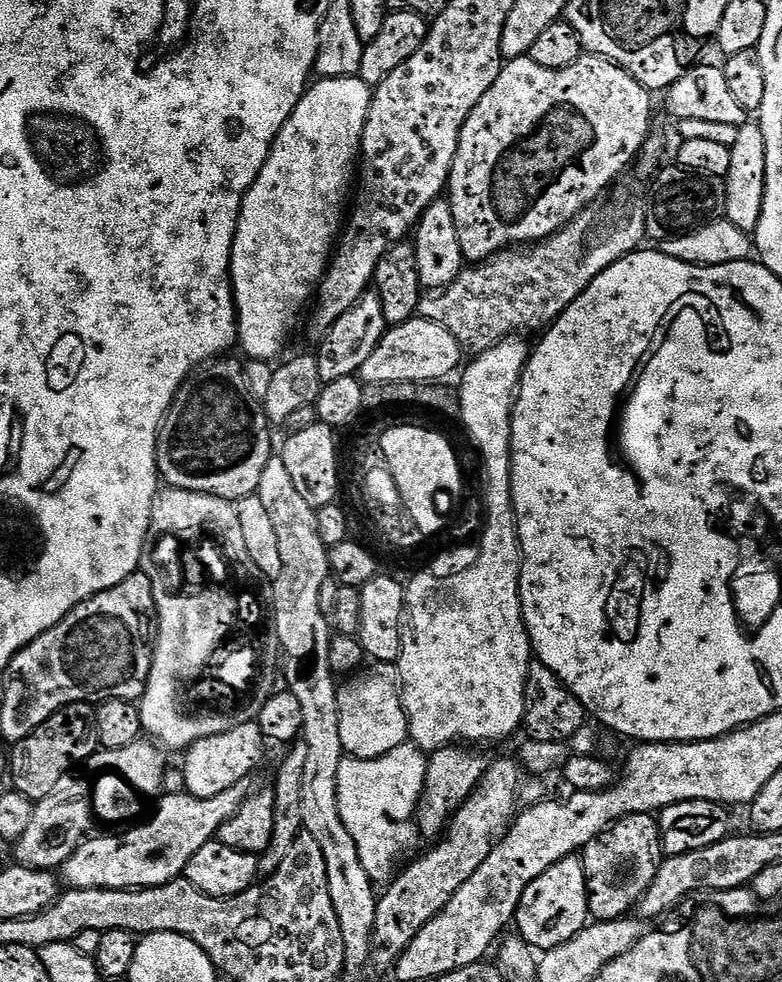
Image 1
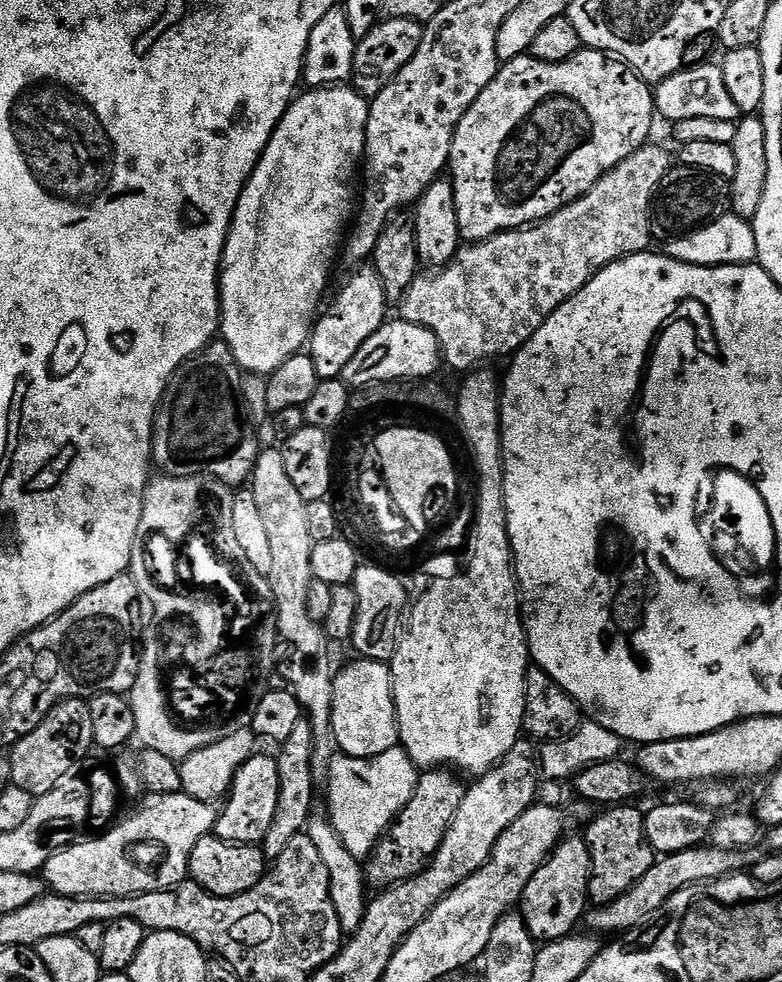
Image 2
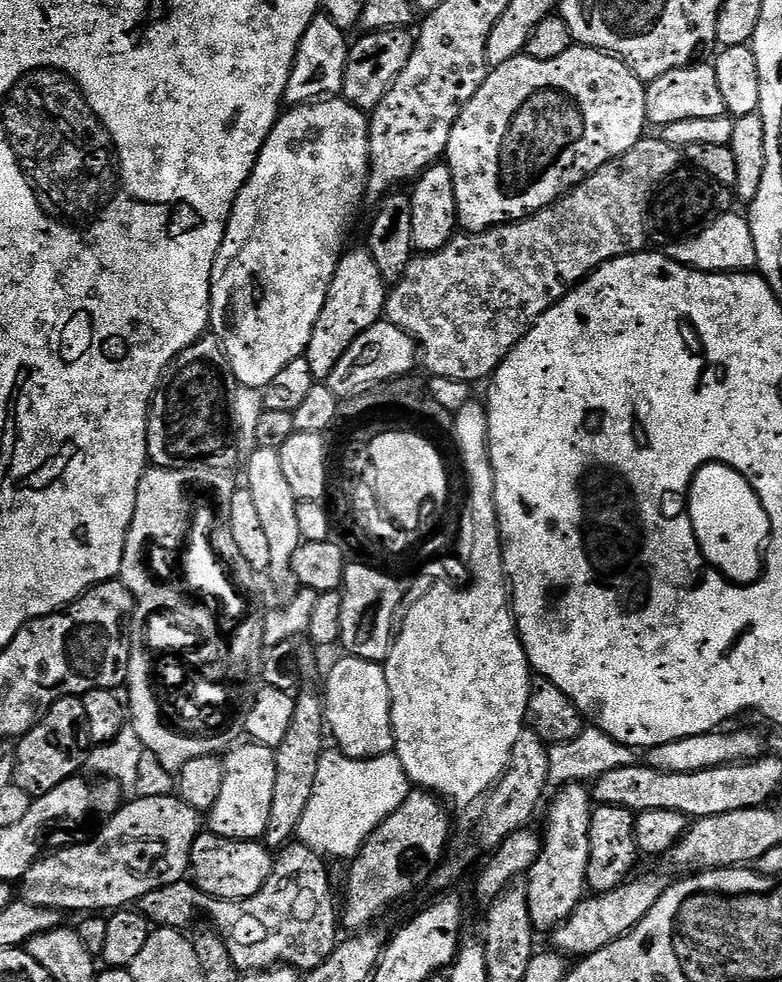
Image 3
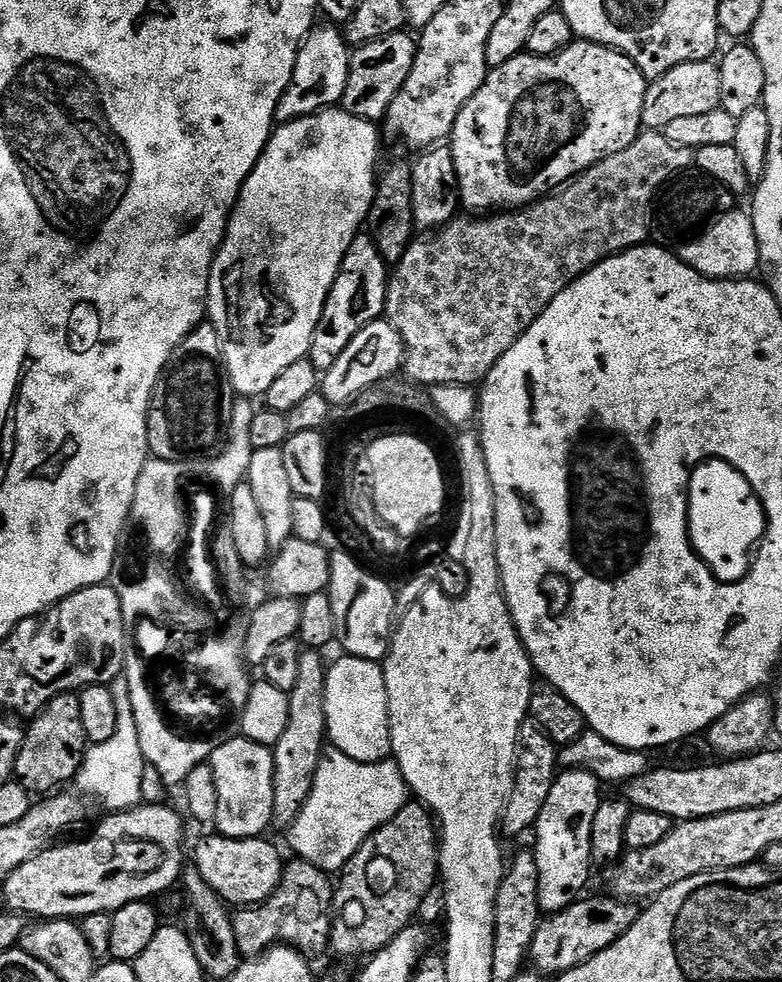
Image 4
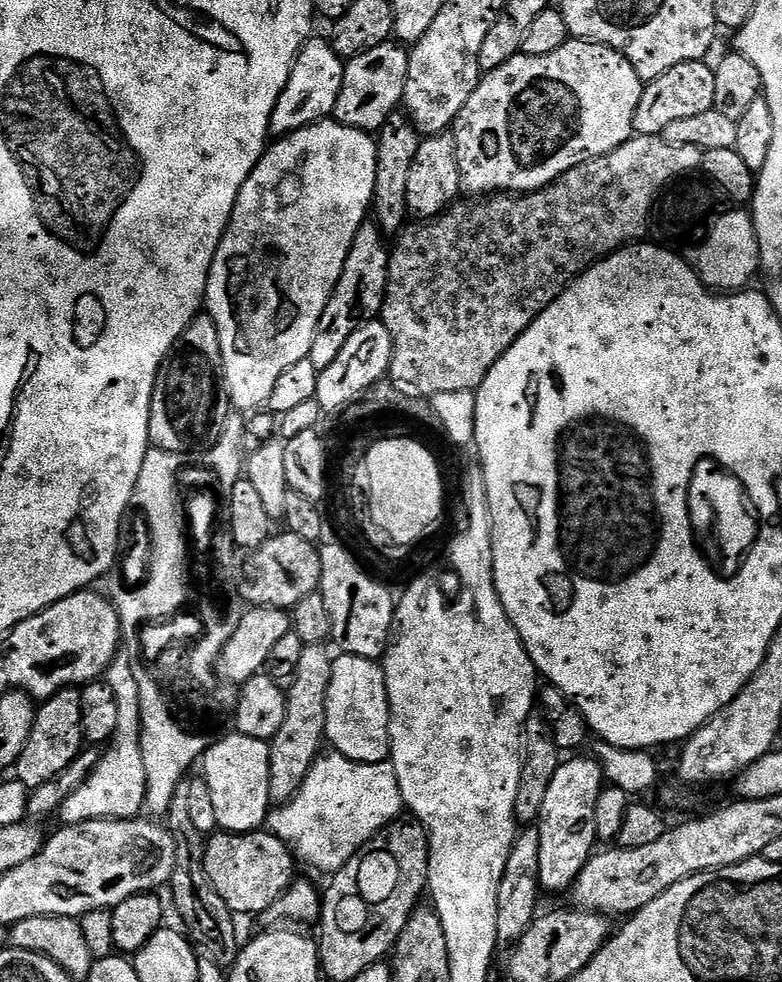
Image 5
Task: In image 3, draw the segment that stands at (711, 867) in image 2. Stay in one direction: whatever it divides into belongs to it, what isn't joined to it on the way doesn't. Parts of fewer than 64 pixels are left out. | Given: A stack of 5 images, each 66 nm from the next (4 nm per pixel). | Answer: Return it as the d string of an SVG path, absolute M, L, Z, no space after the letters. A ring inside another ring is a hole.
M639 876L619 884L614 890L597 892L581 900L574 914L570 914L570 918L566 918L566 922L562 922L551 933L551 947L565 957L583 958L610 946L627 932L634 930L634 926L638 926L638 922L642 922L642 918L650 914L654 902L662 898L669 886L669 881L660 876Z

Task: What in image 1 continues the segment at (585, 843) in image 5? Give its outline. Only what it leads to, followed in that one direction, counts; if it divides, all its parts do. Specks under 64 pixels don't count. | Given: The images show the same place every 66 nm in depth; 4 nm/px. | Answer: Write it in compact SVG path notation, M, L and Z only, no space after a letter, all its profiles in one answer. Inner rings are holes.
M575 855L562 858L562 862L554 862L554 866L550 866L550 870L546 870L546 874L538 874L538 878L534 878L534 882L530 882L530 886L526 886L526 890L518 902L514 928L531 948L546 953L554 950L556 946L562 946L564 942L570 942L570 938L577 936L586 927L589 920L586 870L583 859L579 855Z

